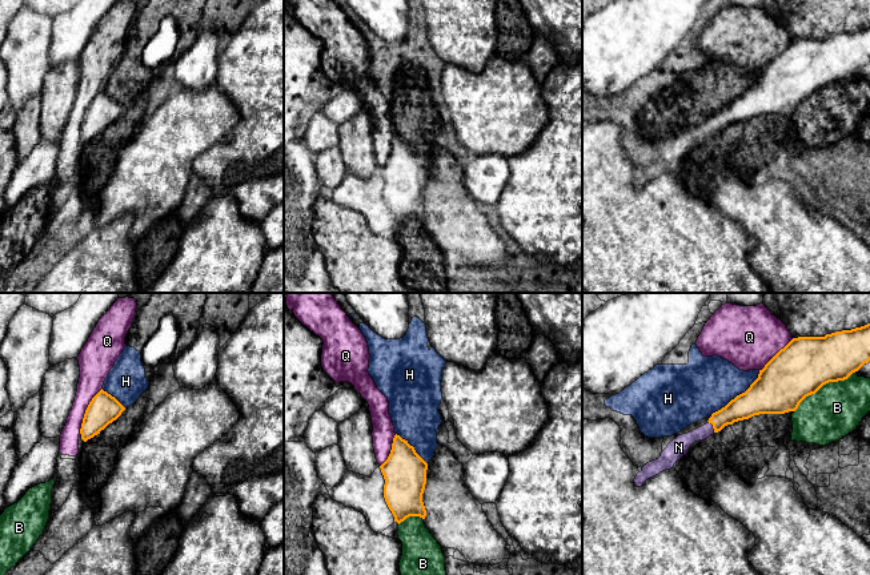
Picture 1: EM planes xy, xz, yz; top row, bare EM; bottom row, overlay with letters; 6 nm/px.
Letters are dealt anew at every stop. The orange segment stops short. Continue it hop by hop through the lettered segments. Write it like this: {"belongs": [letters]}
{"belongs": ["N"]}

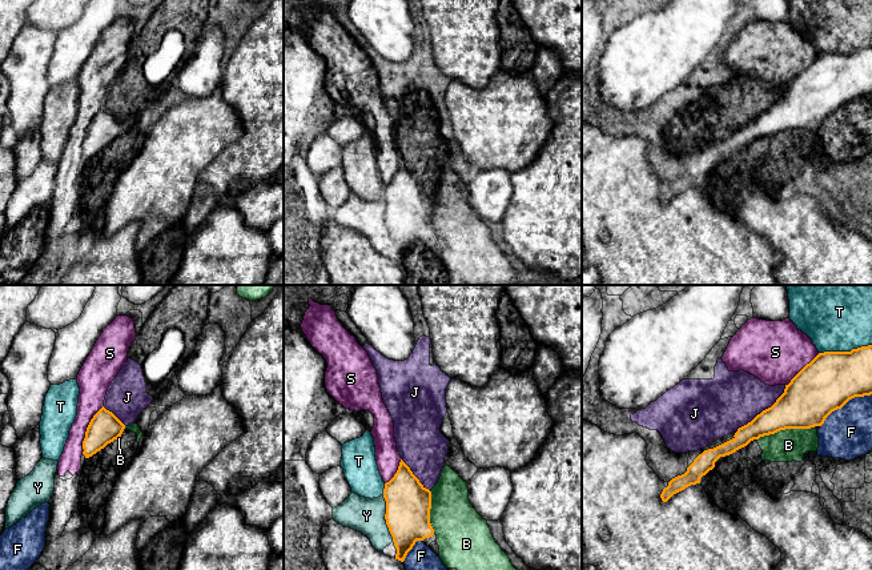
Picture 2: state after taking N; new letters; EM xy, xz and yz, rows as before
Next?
{"belongs": []}

